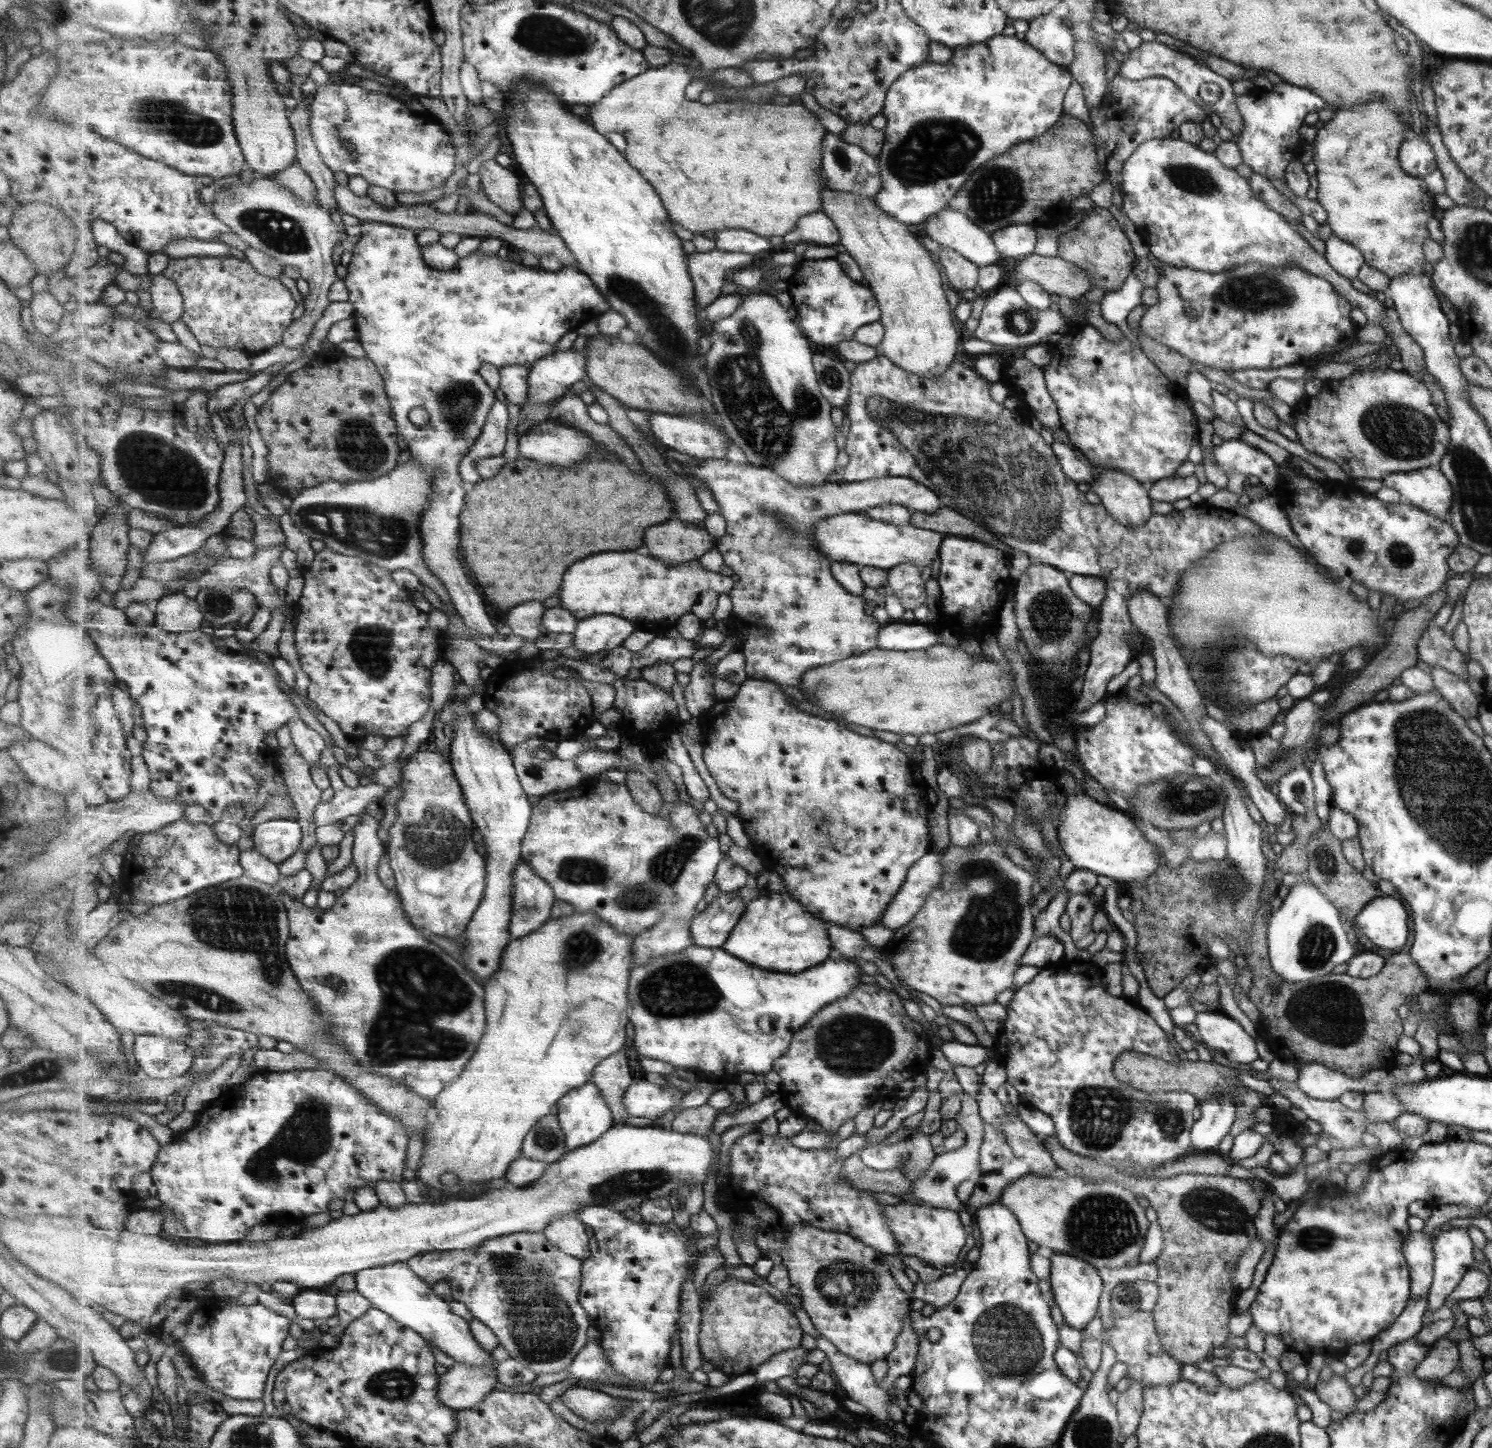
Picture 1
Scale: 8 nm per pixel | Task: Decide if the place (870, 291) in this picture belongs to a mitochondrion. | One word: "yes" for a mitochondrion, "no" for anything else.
no

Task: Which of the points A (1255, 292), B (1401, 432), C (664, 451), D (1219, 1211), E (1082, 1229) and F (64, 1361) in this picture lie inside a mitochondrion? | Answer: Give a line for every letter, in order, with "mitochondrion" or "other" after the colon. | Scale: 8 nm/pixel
A: mitochondrion
B: mitochondrion
C: other
D: mitochondrion
E: mitochondrion
F: mitochondrion

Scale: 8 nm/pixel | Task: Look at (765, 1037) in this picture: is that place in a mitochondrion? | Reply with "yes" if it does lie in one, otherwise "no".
no

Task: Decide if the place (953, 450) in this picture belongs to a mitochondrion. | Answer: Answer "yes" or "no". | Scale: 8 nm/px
yes

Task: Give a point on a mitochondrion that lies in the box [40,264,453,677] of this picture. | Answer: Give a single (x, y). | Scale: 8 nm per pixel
(161, 473)

